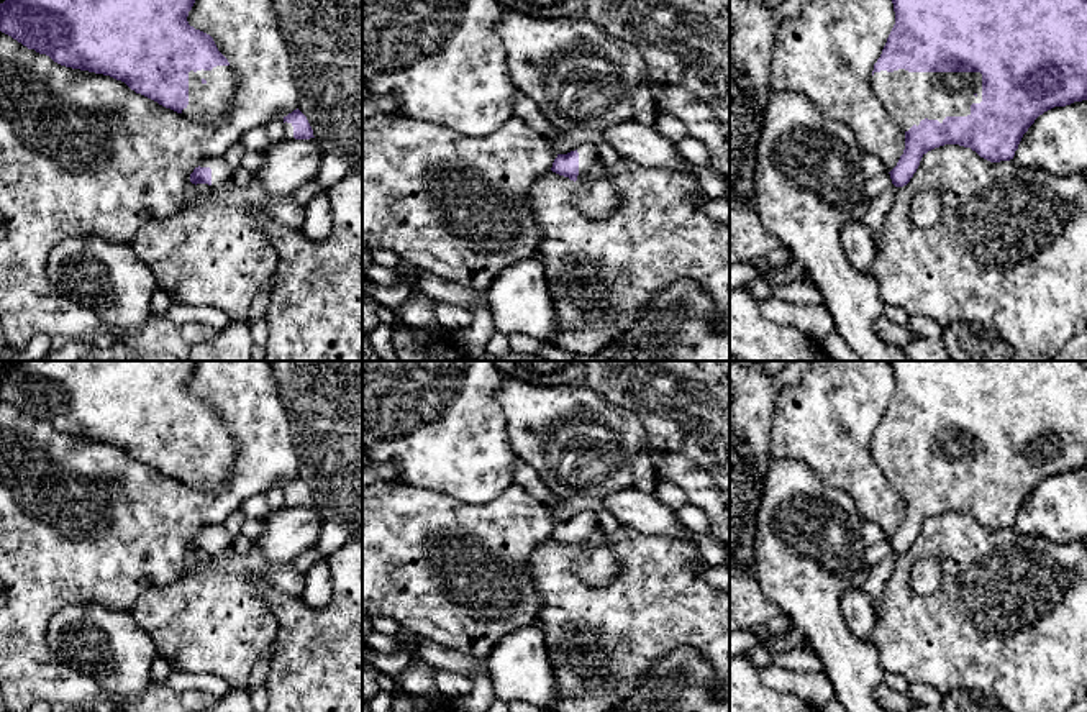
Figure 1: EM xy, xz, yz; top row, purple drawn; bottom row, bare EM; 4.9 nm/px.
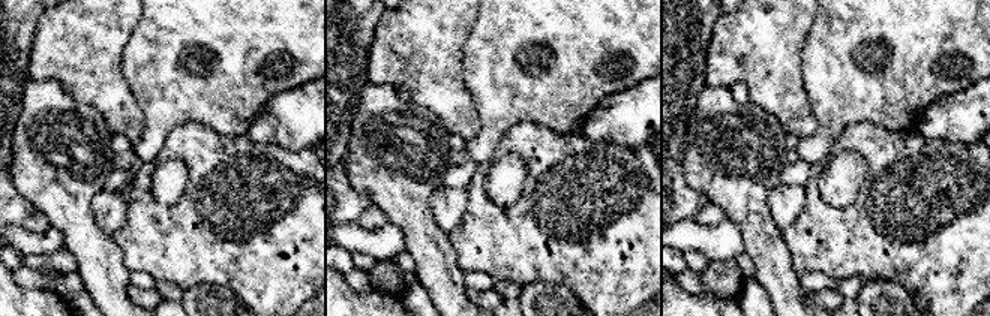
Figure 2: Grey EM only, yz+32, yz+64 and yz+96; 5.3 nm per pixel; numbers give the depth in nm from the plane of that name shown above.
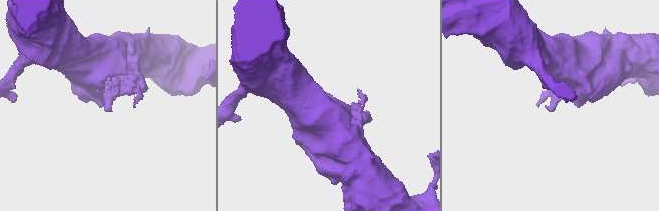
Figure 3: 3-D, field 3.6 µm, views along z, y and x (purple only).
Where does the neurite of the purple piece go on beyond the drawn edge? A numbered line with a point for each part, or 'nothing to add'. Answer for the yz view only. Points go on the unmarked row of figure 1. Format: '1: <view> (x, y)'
1: yz (909, 465)

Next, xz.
1: xz (587, 519)

